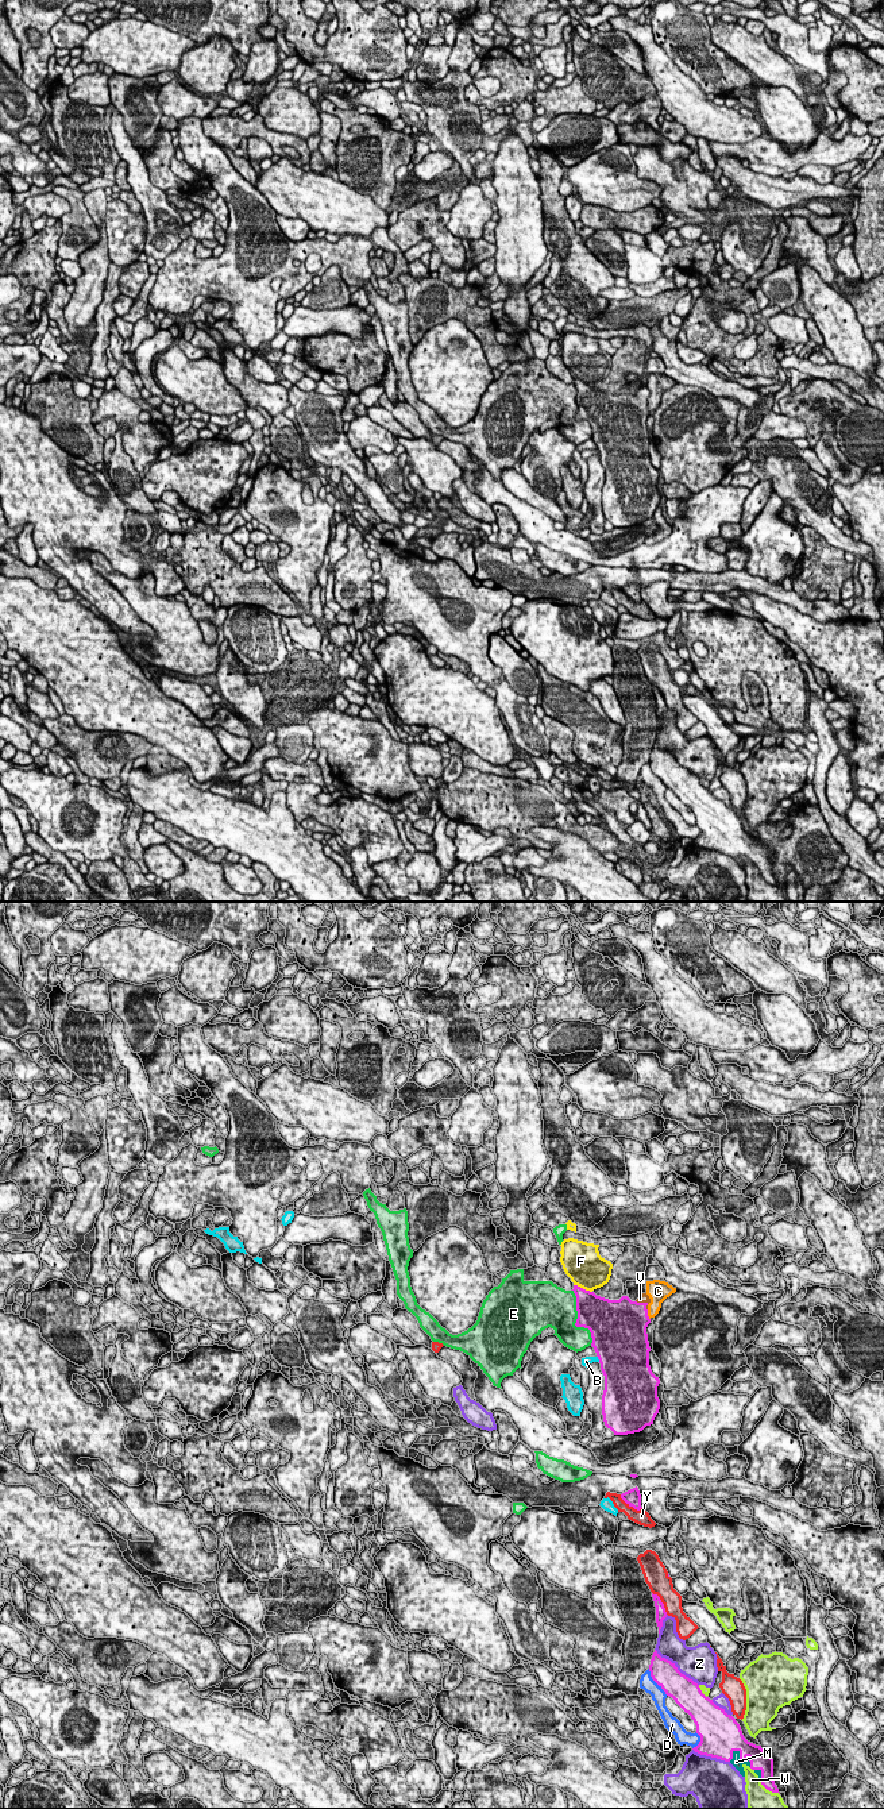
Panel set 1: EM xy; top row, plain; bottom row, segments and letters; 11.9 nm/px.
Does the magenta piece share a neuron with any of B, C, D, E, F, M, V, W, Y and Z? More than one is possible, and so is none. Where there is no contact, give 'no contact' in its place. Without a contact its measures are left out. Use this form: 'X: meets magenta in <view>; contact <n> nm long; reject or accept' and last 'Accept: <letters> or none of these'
B: meets magenta in xy; contact 90 nm long; reject
C: meets magenta in xy; contact 130 nm long; reject
D: meets magenta in xy; contact 400 nm long; reject
E: meets magenta in xy; contact 700 nm long; reject
F: meets magenta in xy; contact 240 nm long; reject
M: meets magenta in xy; contact 300 nm long; accept
V: meets magenta in xy; contact 190 nm long; accept
W: meets magenta in xy; contact 300 nm long; reject
Y: meets magenta in xy; contact 320 nm long; reject
Z: meets magenta in xy; contact 700 nm long; reject
Accept: M, V

